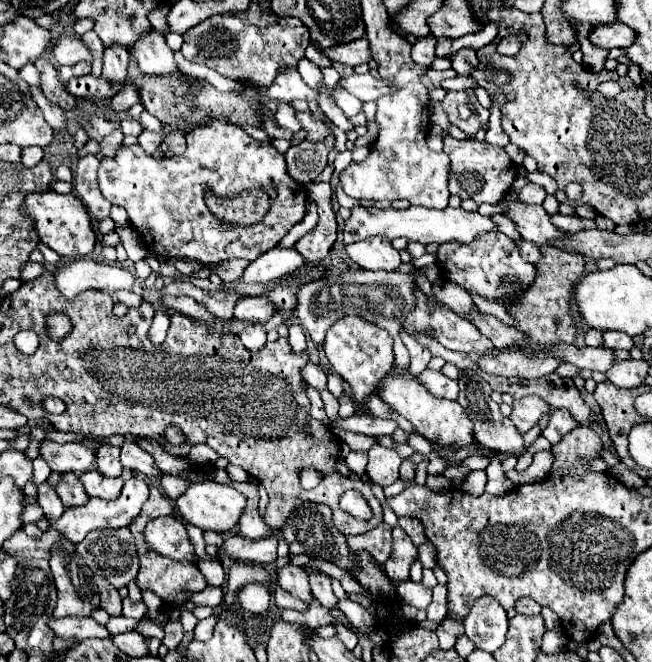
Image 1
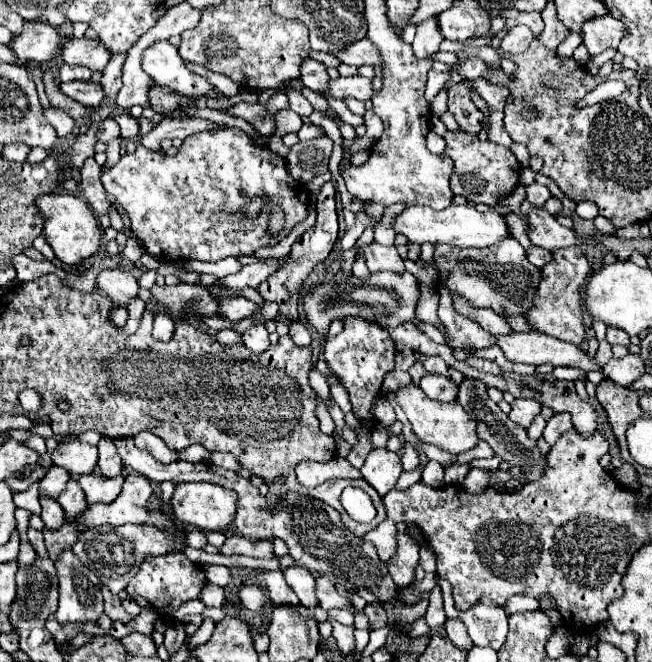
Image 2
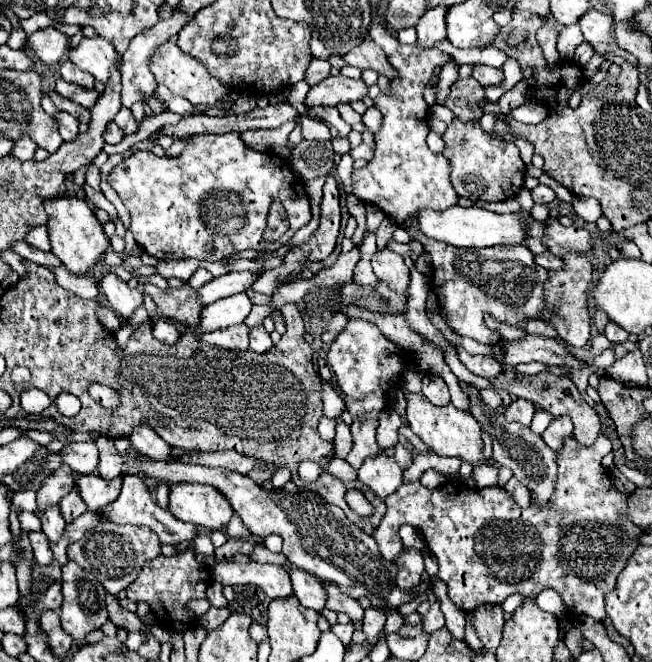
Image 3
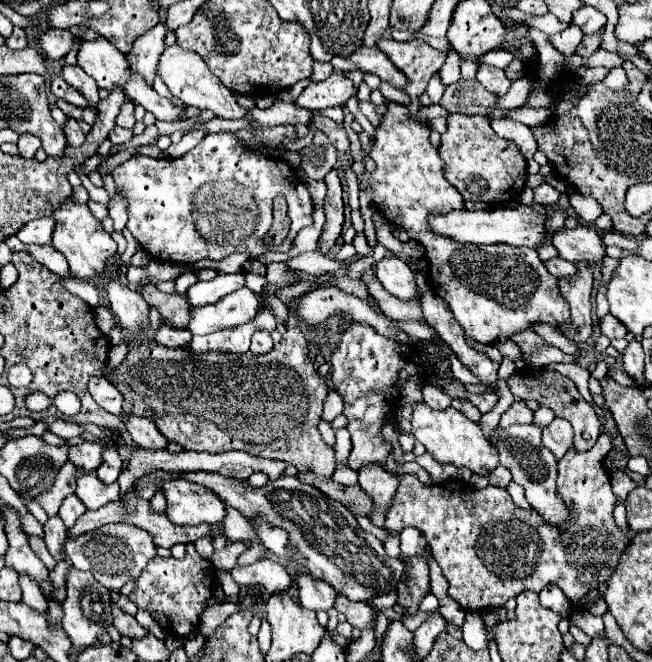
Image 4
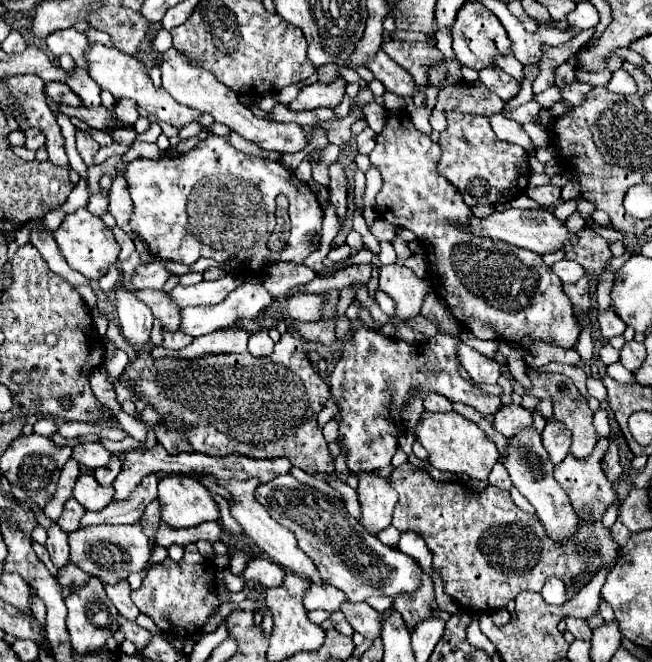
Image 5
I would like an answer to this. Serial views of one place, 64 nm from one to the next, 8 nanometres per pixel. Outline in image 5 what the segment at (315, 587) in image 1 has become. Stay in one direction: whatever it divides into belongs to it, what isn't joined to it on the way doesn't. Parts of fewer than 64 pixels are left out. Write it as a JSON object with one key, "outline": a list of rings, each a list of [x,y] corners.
{"outline":[[[346,602],[342,606],[342,612],[346,620],[352,624],[352,628],[360,632],[364,638],[374,640],[380,634],[380,614],[366,602],[360,602],[360,604]]]}

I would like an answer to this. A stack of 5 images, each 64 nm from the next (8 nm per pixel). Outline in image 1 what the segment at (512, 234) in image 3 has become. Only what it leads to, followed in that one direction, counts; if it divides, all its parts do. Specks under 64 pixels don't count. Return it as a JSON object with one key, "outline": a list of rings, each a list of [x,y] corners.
{"outline":[[[356,206],[352,208],[350,218],[344,222],[344,245],[356,240],[364,240],[368,236],[386,236],[390,240],[404,236],[410,242],[422,242],[422,244],[444,244],[452,240],[460,240],[464,244],[472,242],[480,232],[490,232],[496,230],[492,220],[488,216],[480,216],[478,212],[466,212],[462,208],[444,208],[444,210],[430,210],[430,208],[420,208],[420,206],[410,206],[406,210],[394,210],[394,208],[362,208]]]}

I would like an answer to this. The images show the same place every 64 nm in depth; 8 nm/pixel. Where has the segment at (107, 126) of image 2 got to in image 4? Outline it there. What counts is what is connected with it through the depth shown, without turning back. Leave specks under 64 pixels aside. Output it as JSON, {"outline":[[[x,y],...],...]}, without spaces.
{"outline":[[[114,126],[114,130],[108,134],[108,140],[112,144],[126,144],[130,138],[132,138],[132,132],[126,128],[120,128],[120,126]]]}

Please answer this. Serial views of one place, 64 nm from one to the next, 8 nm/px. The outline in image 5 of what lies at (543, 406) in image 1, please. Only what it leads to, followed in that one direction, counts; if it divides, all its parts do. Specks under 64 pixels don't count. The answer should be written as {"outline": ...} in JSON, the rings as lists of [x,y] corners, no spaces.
{"outline":[[[516,404],[500,408],[494,416],[494,428],[500,434],[504,434],[506,438],[514,436],[520,428],[530,426],[530,424],[532,424],[532,412],[522,406],[516,406]]]}

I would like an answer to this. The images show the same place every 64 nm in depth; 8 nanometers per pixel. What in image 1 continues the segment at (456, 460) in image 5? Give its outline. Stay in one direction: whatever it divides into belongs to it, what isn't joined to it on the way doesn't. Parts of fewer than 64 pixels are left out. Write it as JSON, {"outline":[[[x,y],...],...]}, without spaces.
{"outline":[[[392,368],[392,372],[388,372],[378,388],[376,388],[376,394],[380,396],[382,402],[386,402],[392,410],[396,410],[398,414],[402,414],[404,418],[408,418],[416,430],[428,438],[428,440],[434,440],[442,446],[456,446],[456,448],[462,448],[462,446],[468,446],[474,442],[474,436],[472,436],[472,422],[468,420],[464,408],[454,402],[454,400],[444,400],[444,398],[436,398],[432,396],[420,382],[416,376],[404,376],[406,370],[400,370],[400,368]]]}

